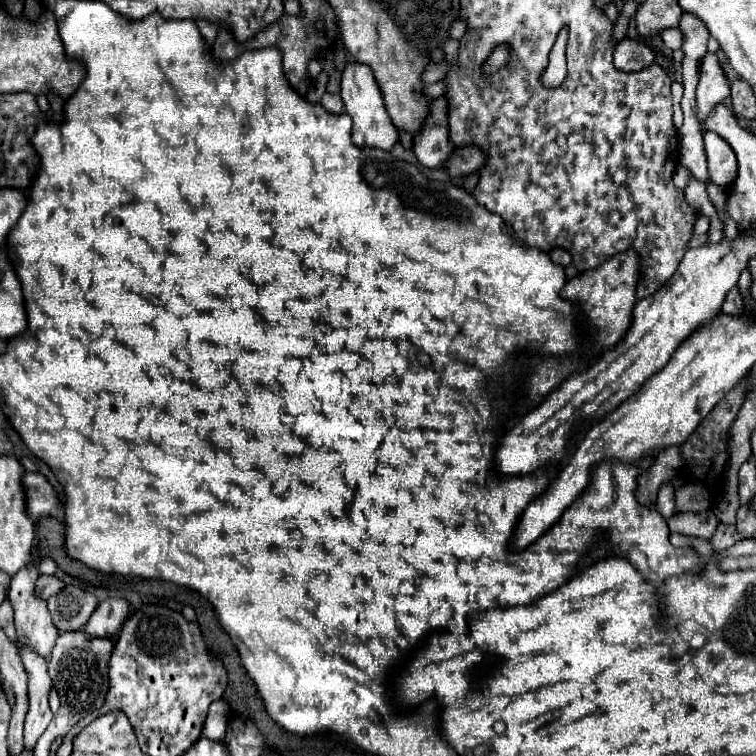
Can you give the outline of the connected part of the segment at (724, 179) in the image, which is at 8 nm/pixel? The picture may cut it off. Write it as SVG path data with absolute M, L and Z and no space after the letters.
M713 131L705 133L705 151L709 163L709 177L719 187L729 187L737 175L737 159L731 145L715 135Z

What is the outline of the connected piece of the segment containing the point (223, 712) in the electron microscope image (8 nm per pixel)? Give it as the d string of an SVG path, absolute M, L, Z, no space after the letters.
M223 699L213 701L209 707L209 713L207 713L205 727L203 727L203 737L211 739L215 743L223 743L227 719L229 719L229 705Z

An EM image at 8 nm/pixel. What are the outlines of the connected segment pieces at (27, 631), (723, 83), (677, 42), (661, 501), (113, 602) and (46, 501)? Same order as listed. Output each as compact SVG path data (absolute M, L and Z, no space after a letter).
M37 561L19 571L19 575L15 575L11 579L11 587L9 587L9 599L13 603L13 609L15 609L15 629L17 629L17 643L23 647L23 649L31 649L35 653L39 653L41 657L49 657L51 655L51 647L55 645L55 639L59 635L57 627L53 625L51 621L51 615L47 611L47 603L41 601L41 599L35 599L35 579L39 577L37 573Z
M709 53L701 59L701 67L699 67L699 85L697 85L697 109L699 109L699 119L703 123L703 119L707 117L707 113L711 111L711 107L715 107L717 103L725 101L729 97L729 81L719 65L719 57L715 53Z
M671 27L671 29L661 31L661 39L663 39L665 47L669 47L669 49L681 49L683 35L681 35L681 31L677 27Z
M670 483L661 485L656 502L656 508L664 518L675 513L675 489Z
M105 599L97 605L83 631L89 637L113 637L119 633L129 609L131 607L125 599Z
M23 473L21 485L25 491L27 515L33 521L37 521L41 515L51 513L51 509L57 505L57 493L41 473Z

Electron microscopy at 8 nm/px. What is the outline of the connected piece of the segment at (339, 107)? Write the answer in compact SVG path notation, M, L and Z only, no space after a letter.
M325 93L321 97L321 105L331 111L331 113L343 113L343 101L339 95L333 95L333 93Z

